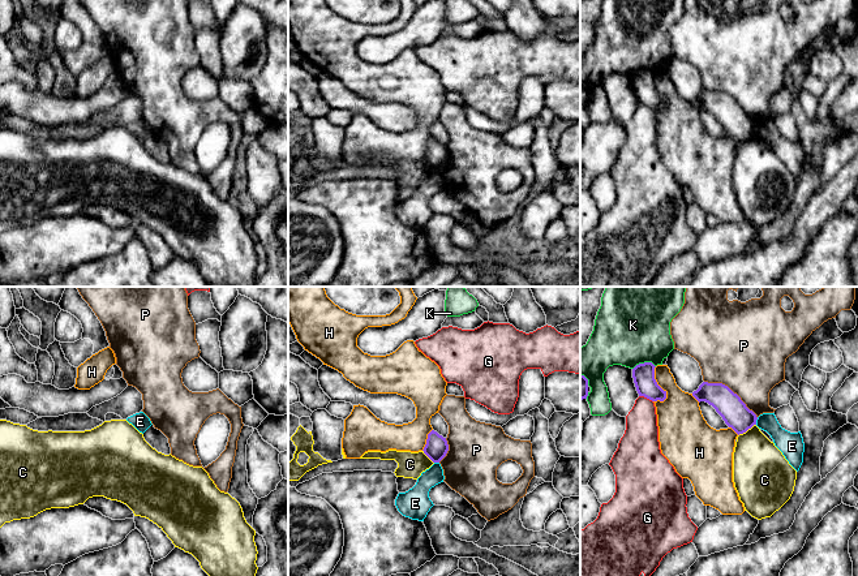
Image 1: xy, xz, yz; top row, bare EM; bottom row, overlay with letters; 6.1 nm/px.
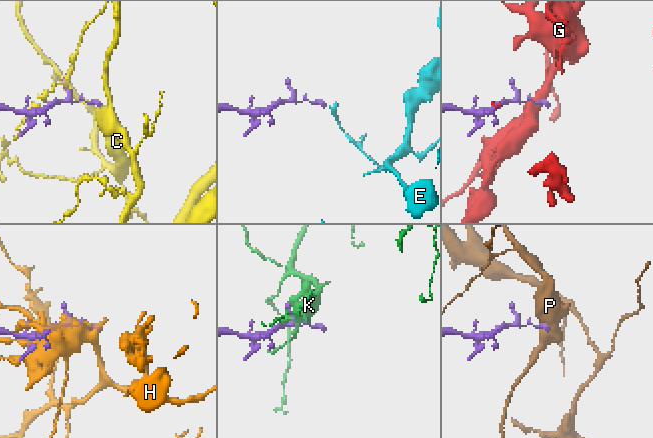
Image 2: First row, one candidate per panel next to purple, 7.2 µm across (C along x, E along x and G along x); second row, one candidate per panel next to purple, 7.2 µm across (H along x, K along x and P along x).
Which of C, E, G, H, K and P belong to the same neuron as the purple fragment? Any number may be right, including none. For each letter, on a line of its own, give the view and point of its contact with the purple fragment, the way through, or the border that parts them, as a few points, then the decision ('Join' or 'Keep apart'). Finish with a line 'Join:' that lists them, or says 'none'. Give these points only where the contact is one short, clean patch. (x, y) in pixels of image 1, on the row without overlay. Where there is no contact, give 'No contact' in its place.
C: Touches purple at yz (746, 138). Keep apart
E: Touches purple at yz (755, 129). Boundary: yz (758, 125), (755, 132). Keep apart
G: Touches purple at yz (646, 104). Boundary: yz (639, 103), (652, 110). Keep apart
H: Touches purple at yz (657, 93). Keep apart
K: Touches purple at yz (644, 71). Keep apart
P: Touches purple at yz (730, 98). Keep apart
Join: none

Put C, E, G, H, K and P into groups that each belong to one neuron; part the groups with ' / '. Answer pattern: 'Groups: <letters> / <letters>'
Groups: C / E / G / H / K / P

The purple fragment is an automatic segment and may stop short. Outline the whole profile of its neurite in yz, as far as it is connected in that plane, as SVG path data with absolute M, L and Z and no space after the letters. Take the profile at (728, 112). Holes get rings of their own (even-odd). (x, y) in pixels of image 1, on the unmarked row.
M703 90L692 104L700 111L712 113L725 132L738 143L756 133L756 122L750 119L741 106L722 91Z

